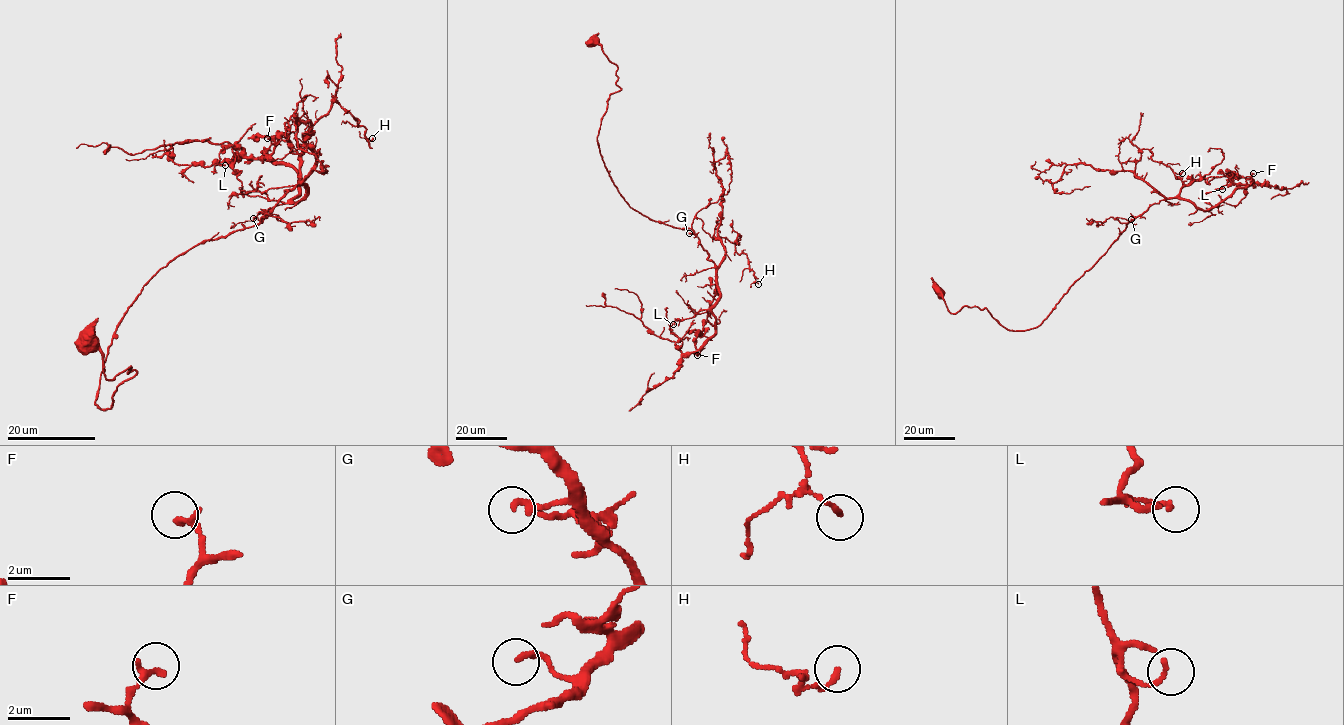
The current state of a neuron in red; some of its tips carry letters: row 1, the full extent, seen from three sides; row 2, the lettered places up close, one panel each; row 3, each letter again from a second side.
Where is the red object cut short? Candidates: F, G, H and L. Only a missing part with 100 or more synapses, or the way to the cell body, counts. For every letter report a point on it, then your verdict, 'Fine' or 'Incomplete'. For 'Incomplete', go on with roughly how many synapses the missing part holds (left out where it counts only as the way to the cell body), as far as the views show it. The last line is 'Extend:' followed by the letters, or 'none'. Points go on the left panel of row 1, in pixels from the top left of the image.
F: Place: (267, 138). Fine
G: Place: (253, 218). Fine
H: Place: (372, 138). Fine
L: Place: (225, 165). Fine
Extend: none

